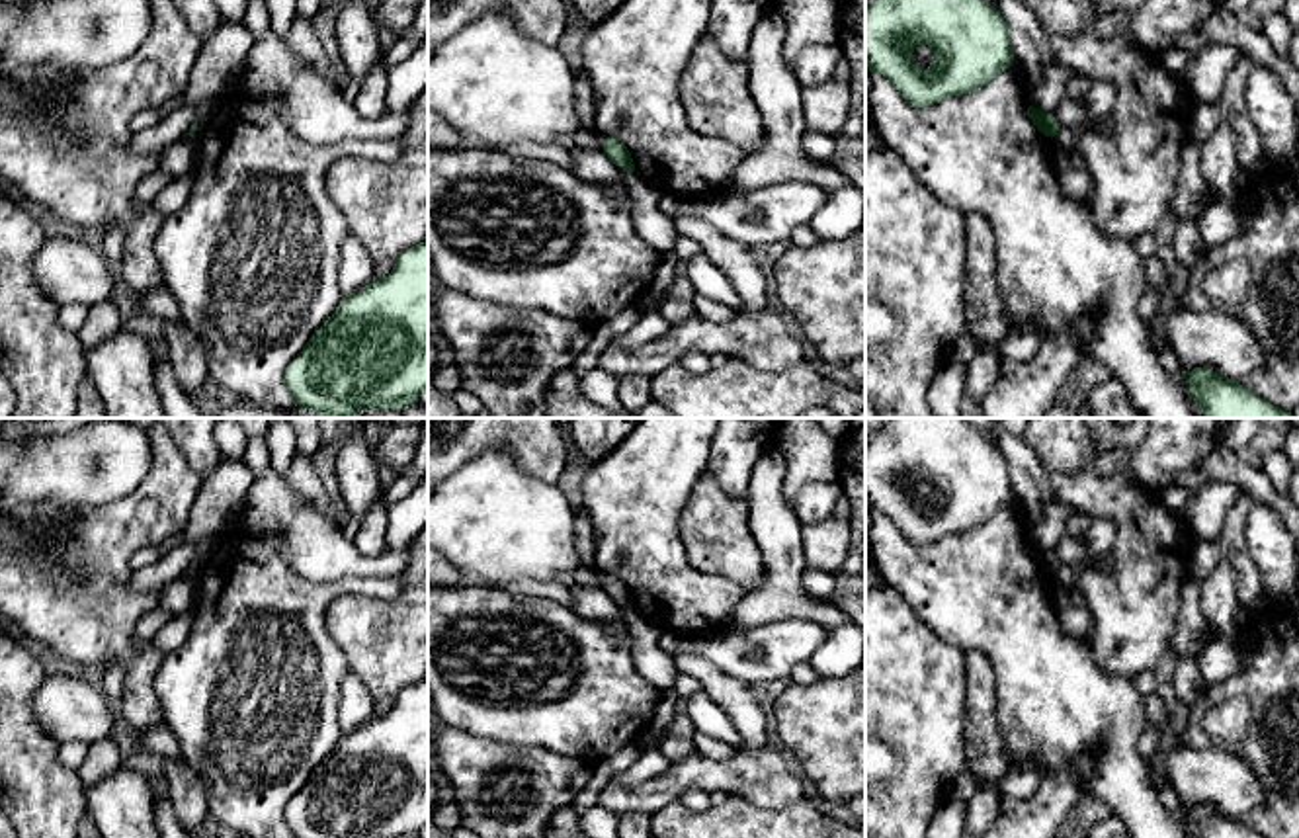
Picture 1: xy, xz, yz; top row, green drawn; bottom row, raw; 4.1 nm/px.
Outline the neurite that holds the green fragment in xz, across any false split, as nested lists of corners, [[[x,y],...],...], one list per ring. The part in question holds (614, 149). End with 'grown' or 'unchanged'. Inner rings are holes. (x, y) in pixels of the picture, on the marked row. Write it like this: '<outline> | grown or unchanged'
[[[606,137],[604,154],[623,172],[635,172],[631,152],[619,139]]] | unchanged

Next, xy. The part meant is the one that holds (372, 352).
[[[428,242],[404,250],[395,268],[363,289],[342,297],[334,314],[309,338],[283,373],[299,408],[326,418],[352,418],[373,408],[402,408],[428,389]]] | unchanged

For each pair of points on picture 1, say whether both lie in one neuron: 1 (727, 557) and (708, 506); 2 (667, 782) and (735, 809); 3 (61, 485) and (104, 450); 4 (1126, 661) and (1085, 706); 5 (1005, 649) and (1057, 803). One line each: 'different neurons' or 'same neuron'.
1: same neuron
2: different neurons
3: same neuron
4: different neurons
5: different neurons

